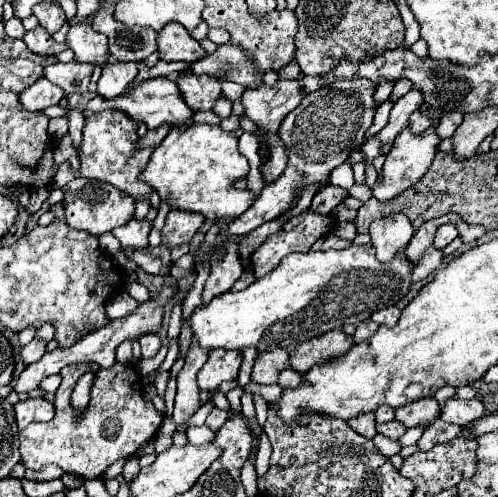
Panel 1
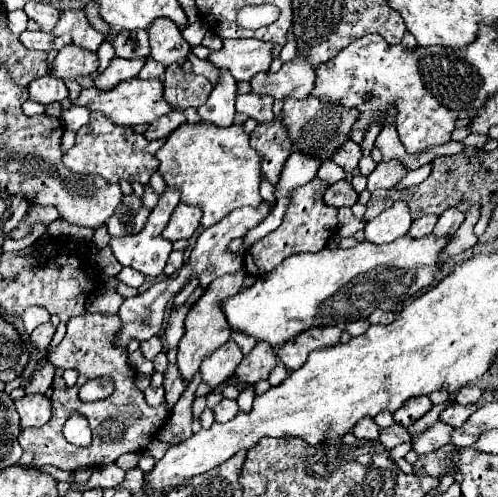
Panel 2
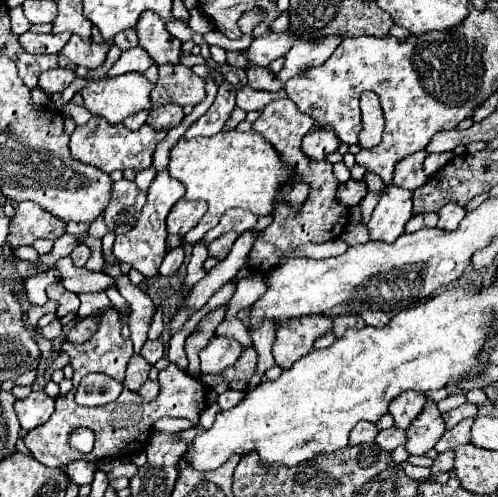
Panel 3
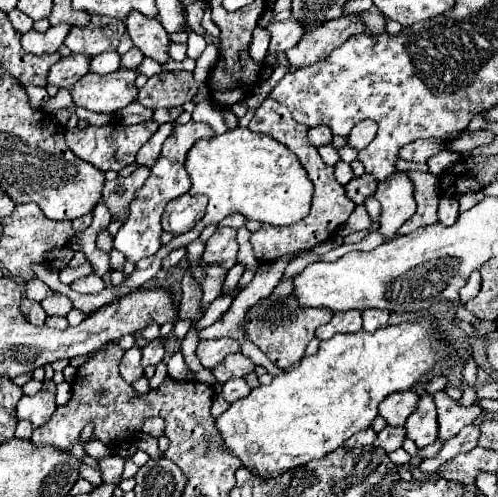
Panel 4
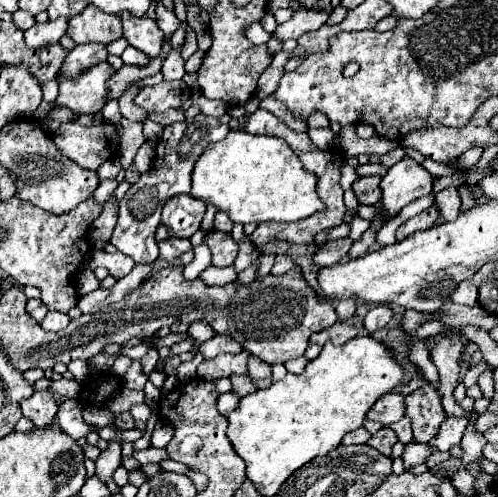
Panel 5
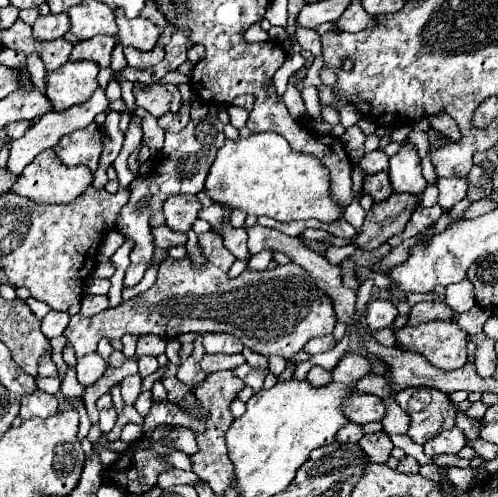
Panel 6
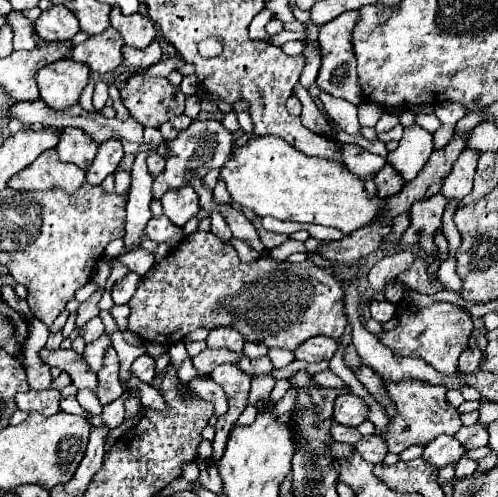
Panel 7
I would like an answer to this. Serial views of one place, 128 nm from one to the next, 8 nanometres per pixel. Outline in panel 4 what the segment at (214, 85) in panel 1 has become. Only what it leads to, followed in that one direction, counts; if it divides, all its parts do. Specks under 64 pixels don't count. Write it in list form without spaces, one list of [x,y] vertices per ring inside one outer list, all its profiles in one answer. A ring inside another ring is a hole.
[[[168,72],[152,76],[138,92],[138,102],[146,108],[176,108],[190,102],[196,94],[196,82],[190,72]]]

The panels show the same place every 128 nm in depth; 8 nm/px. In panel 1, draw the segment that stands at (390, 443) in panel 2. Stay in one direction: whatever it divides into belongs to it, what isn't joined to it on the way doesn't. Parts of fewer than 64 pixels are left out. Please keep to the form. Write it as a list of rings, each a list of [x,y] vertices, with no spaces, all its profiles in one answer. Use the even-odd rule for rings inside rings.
[[[392,420],[392,422],[386,422],[386,424],[378,424],[376,430],[378,430],[382,436],[386,436],[386,438],[398,440],[398,438],[406,432],[406,426],[400,424],[400,422],[396,422],[396,420]]]

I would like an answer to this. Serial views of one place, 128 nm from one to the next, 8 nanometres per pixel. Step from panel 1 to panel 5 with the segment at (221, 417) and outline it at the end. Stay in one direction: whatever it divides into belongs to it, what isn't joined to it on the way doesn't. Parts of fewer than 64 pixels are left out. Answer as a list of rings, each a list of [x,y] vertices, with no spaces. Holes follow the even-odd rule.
[[[236,374],[236,376],[230,376],[230,380],[232,380],[232,386],[234,386],[234,392],[236,392],[240,398],[258,390],[256,384],[250,380],[250,376],[238,376],[238,374]]]

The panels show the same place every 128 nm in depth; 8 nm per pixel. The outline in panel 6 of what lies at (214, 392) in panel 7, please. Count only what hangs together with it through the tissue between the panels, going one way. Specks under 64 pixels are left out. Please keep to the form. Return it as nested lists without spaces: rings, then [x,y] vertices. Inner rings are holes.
[[[198,336],[198,340],[194,342],[192,356],[186,362],[182,362],[182,366],[178,368],[178,374],[176,374],[186,386],[192,386],[192,388],[196,388],[198,384],[202,384],[204,378],[206,378],[206,374],[198,366],[200,360],[202,360],[202,356],[204,356],[204,348],[202,348],[202,340],[200,338],[202,336]]]

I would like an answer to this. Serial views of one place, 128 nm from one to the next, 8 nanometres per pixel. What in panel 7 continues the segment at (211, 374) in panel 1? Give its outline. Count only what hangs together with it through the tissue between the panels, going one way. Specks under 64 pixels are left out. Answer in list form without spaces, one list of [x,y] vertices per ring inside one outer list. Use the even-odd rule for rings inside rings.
[[[220,326],[210,332],[210,336],[206,338],[206,344],[208,348],[228,348],[240,354],[244,348],[244,336],[230,326]]]

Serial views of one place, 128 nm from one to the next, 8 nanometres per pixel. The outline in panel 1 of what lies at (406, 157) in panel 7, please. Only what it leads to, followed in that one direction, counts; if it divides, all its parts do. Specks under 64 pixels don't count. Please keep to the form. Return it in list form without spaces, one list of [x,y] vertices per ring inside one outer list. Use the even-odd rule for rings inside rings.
[[[394,214],[374,220],[368,234],[372,246],[376,248],[376,258],[380,262],[388,262],[392,260],[392,256],[396,256],[396,252],[404,250],[404,246],[414,234],[414,228],[404,214]]]

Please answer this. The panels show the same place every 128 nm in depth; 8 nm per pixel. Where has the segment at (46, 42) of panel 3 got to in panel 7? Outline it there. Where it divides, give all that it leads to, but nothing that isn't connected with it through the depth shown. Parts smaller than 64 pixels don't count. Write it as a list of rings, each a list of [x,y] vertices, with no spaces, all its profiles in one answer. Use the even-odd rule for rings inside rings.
[[[62,4],[42,12],[40,18],[34,22],[34,26],[36,26],[36,34],[46,42],[70,40],[80,30],[80,24],[74,12],[70,12]]]

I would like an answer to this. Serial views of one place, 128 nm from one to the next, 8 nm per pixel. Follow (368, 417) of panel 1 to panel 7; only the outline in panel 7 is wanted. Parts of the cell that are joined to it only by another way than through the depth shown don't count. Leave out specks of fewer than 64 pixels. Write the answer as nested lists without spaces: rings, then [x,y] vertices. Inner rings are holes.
[[[332,424],[330,428],[330,436],[336,440],[336,442],[342,442],[342,444],[350,444],[354,446],[362,436],[356,428],[350,428],[350,426],[342,426],[342,424]]]

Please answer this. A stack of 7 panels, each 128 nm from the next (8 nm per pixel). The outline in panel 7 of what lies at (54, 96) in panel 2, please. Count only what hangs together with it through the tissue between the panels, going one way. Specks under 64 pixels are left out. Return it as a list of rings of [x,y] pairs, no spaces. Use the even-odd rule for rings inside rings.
[[[108,28],[102,34],[90,36],[86,42],[74,46],[72,60],[86,64],[92,72],[106,74],[122,64],[124,40],[118,30]]]

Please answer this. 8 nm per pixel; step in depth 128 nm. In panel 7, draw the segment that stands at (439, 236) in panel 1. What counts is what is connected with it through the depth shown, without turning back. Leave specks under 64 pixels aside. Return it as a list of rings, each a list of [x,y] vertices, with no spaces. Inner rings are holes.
[[[466,148],[458,156],[448,180],[444,180],[444,184],[442,184],[442,194],[448,200],[450,198],[464,198],[466,194],[472,192],[472,182],[474,182],[478,158],[480,158],[480,152],[470,150],[470,148]]]

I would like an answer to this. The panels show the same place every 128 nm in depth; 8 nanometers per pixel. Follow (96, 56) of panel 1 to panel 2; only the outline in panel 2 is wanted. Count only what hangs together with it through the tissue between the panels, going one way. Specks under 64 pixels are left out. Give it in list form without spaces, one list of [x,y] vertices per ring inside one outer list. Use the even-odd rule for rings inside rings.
[[[62,10],[62,16],[52,34],[64,34],[64,32],[70,32],[74,44],[80,44],[90,52],[96,52],[104,40],[102,34],[90,26],[84,10]]]

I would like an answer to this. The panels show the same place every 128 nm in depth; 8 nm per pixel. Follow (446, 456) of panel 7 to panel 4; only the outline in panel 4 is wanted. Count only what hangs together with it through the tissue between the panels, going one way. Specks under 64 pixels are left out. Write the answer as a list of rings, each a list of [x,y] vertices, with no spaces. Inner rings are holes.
[[[444,390],[434,394],[434,402],[438,408],[438,440],[446,442],[450,438],[454,438],[464,426],[472,424],[480,414],[482,408],[478,404],[472,406],[460,406],[456,400],[452,400]]]

